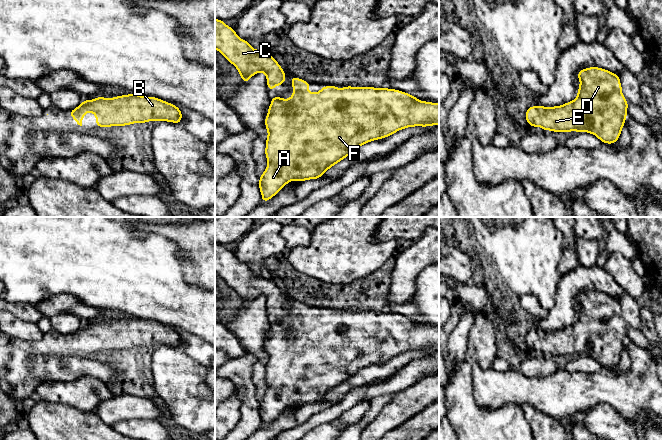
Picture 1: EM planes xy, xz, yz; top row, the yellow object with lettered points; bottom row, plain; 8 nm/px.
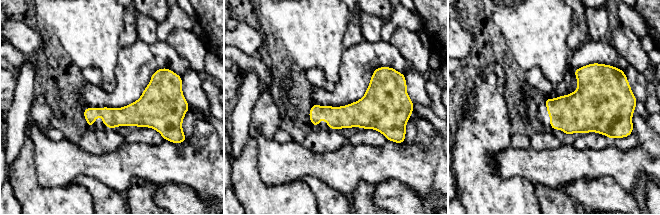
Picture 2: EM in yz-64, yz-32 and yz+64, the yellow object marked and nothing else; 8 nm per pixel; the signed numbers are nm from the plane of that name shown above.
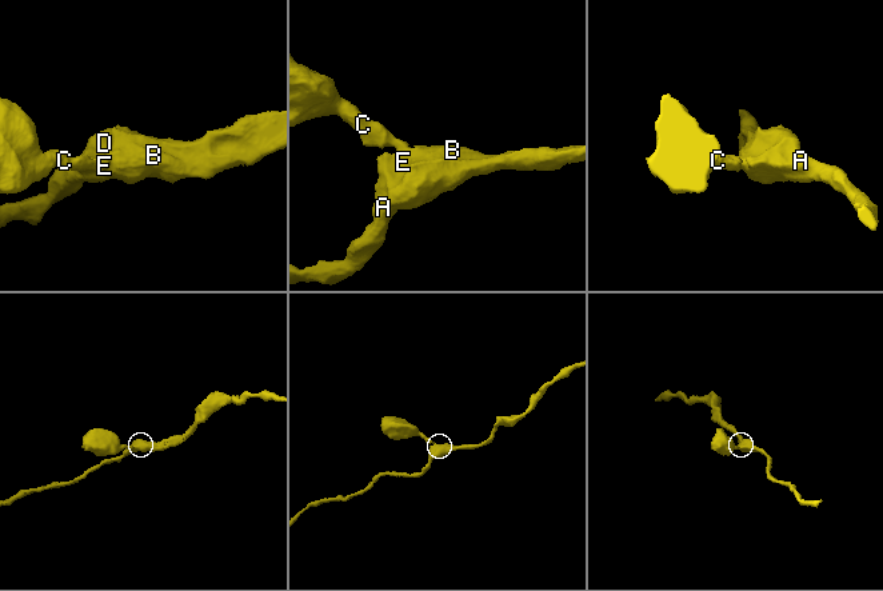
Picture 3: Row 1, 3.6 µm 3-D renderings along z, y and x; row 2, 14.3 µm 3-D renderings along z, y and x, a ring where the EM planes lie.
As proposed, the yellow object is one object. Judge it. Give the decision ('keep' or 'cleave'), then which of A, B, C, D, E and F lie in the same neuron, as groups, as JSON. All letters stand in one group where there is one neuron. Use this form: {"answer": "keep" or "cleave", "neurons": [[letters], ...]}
{"answer": "keep", "neurons": [["A", "B", "C", "D", "E", "F"]]}

